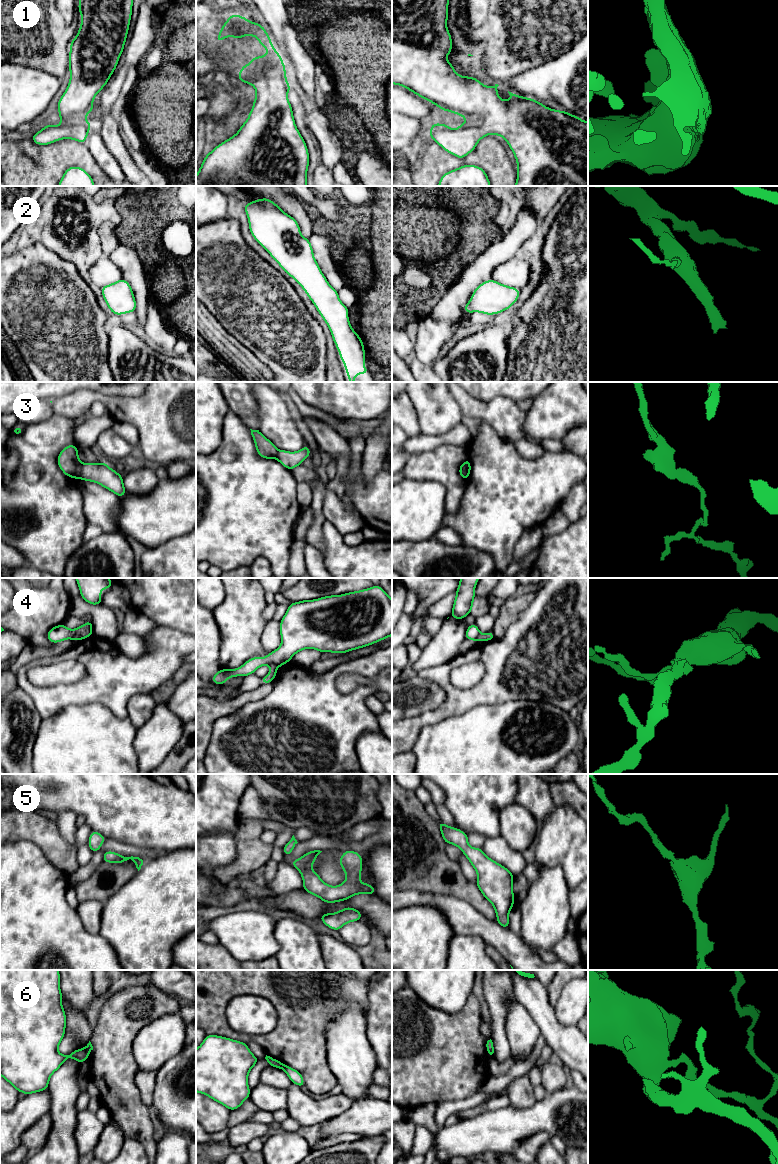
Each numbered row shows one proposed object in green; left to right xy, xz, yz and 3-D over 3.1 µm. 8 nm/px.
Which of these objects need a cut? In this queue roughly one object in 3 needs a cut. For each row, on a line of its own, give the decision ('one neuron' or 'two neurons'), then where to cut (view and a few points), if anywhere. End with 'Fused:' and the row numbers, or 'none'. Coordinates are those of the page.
1: one neuron; no cut
2: one neuron; no cut
3: two neurons; cut in xy along (81, 463), (81, 474), (79, 477)
4: two neurons; cut in xz along (270, 665), (276, 667)
5: one neuron; no cut
6: two neurons; cut in xz along (284, 1065), (282, 1068)
Fused: 3, 4, 6

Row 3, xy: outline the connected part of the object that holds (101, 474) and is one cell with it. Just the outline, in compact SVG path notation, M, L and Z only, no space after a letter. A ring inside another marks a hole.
M105 461L100 464L81 463L80 479L95 482L118 497L123 497L127 492L122 475L111 469Z

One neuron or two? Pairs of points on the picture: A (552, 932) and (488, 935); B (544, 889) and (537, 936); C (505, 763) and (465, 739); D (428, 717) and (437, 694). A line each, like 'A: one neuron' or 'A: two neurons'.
A: two neurons
B: one neuron
C: one neuron
D: two neurons

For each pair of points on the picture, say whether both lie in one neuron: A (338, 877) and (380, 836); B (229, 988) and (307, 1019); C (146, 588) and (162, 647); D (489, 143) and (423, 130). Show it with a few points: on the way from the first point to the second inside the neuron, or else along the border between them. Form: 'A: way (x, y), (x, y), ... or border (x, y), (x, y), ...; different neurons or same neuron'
A: way (334, 860), (334, 855), (344, 845), (363, 845); same neuron
B: way (249, 986), (268, 986), (281, 999), (289, 1000); same neuron
C: border (157, 624), (180, 630); different neurons
D: border (429, 137), (418, 147); different neurons

